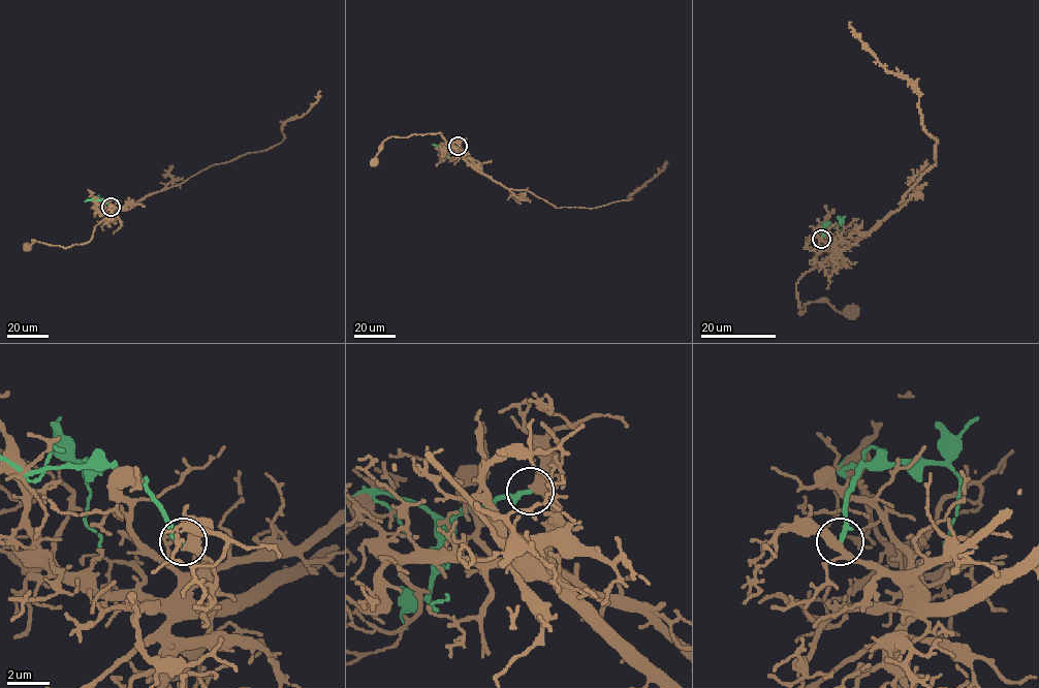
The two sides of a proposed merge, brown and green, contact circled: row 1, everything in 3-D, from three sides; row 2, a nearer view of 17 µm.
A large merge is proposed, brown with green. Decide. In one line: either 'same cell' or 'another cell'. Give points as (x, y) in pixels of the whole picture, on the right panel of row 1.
another cell

